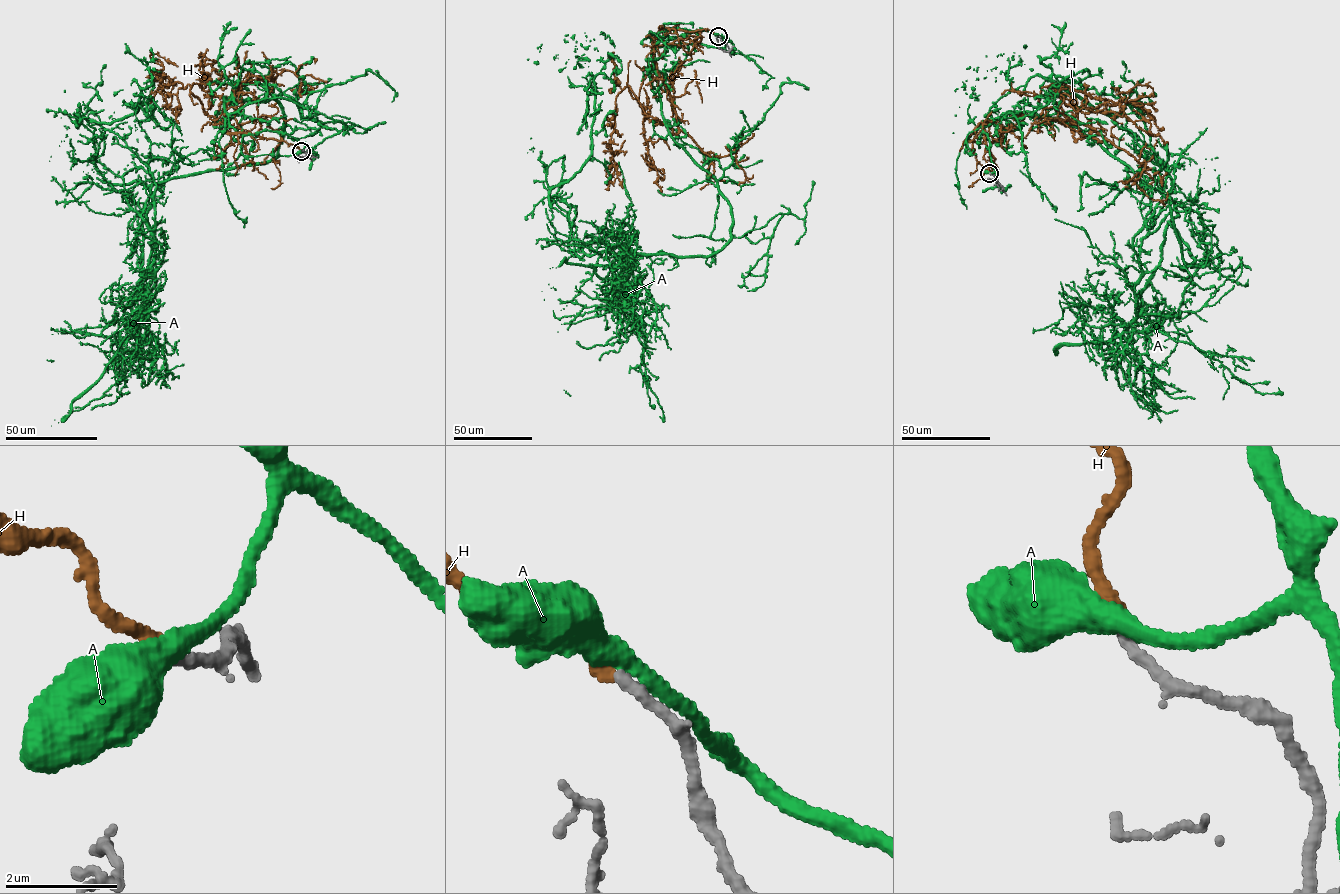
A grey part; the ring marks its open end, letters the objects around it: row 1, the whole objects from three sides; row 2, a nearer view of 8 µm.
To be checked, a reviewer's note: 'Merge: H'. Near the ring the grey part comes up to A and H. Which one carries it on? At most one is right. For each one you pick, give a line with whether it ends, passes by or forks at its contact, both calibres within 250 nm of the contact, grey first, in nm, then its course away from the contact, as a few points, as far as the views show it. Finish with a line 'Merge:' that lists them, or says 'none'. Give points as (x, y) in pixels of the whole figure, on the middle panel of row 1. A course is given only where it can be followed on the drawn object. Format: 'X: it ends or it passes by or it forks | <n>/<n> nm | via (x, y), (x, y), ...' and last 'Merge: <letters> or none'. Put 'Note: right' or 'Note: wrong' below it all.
H: it ends | 190/260 nm | via (719, 36), (660, 29), (672, 101), (648, 74), (638, 100), (618, 94), (606, 176), (624, 140)
Merge: H
Note: right

